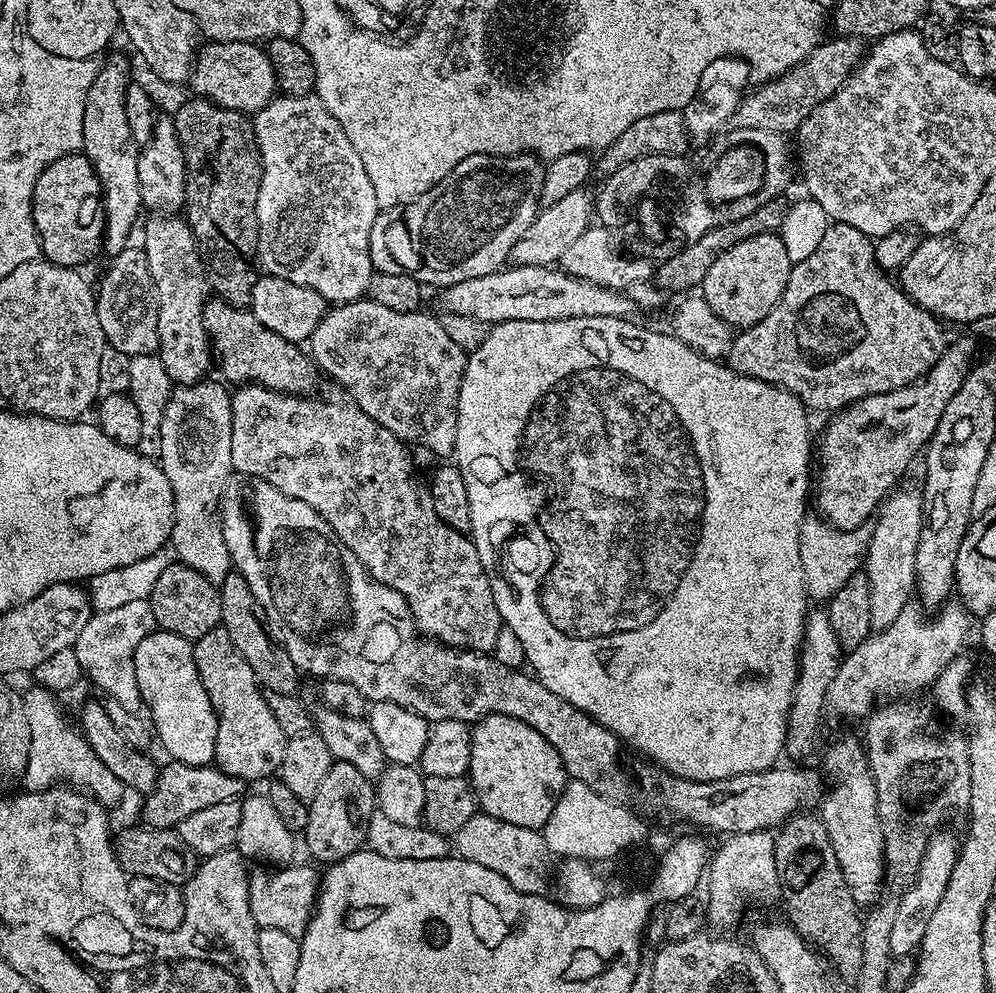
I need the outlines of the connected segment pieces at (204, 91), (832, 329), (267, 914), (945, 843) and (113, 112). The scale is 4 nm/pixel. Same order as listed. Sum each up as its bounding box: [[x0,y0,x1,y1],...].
[[191,40,278,114],[726,223,946,414],[248,863,322,938],[890,832,958,957],[82,56,142,257]]

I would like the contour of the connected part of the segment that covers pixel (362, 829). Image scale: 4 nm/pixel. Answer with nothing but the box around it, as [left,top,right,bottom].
[302,763,377,866]

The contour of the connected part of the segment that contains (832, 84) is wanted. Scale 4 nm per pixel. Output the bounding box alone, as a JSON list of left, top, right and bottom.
[730,36,866,134]

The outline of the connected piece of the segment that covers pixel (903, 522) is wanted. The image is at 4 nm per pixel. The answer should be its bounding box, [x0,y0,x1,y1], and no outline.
[862,491,924,630]

